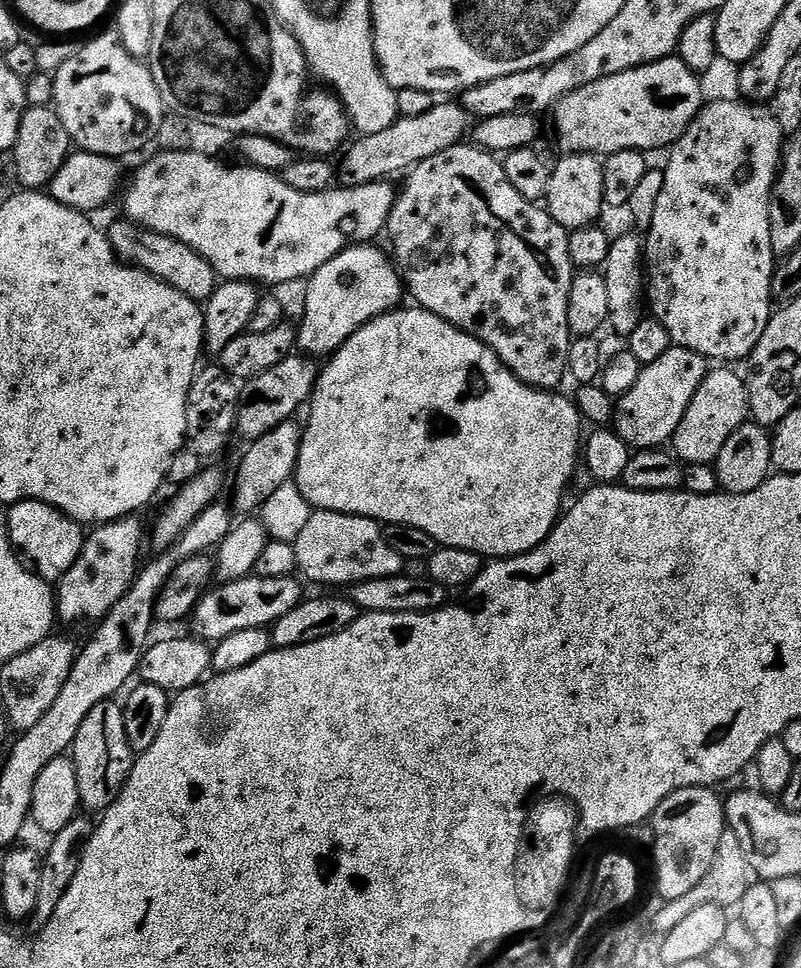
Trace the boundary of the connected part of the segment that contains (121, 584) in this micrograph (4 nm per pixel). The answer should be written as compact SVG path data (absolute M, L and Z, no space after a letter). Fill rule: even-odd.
M133 514L123 520L113 520L111 524L93 527L87 533L82 554L78 554L78 562L66 570L54 588L56 615L61 625L91 625L103 620L126 594L126 590L130 590L136 580L136 573L142 567L140 555L144 552L144 544L146 548L146 524L140 518Z

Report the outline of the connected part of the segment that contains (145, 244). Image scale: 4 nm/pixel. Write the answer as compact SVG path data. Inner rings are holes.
M119 218L106 228L106 235L112 241L112 249L120 257L123 263L141 268L144 272L149 272L154 278L174 286L182 294L186 294L190 299L197 302L206 302L214 294L218 283L216 271L190 246L178 242L173 236L159 236L157 232L150 232L146 228L141 228L138 224L133 224L127 218Z

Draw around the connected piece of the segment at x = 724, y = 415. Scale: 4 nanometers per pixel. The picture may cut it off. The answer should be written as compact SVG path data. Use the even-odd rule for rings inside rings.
M716 366L698 386L678 430L672 435L670 448L685 465L715 465L722 446L749 419L748 386L743 375L731 372L731 367Z

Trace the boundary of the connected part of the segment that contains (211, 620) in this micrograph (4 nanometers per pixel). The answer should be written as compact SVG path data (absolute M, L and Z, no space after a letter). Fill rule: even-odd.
M255 574L245 576L242 580L221 583L205 592L204 597L196 605L195 635L205 641L215 642L230 634L238 634L238 630L268 628L275 624L278 618L282 618L282 614L290 614L290 610L294 610L294 606L300 604L302 593L299 583L301 584L301 581L295 575L266 578Z

